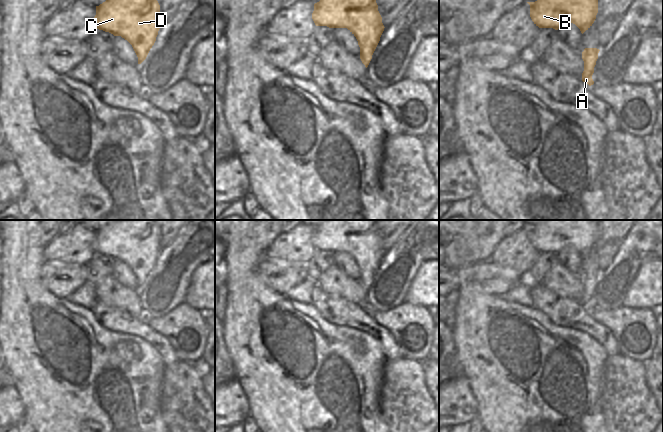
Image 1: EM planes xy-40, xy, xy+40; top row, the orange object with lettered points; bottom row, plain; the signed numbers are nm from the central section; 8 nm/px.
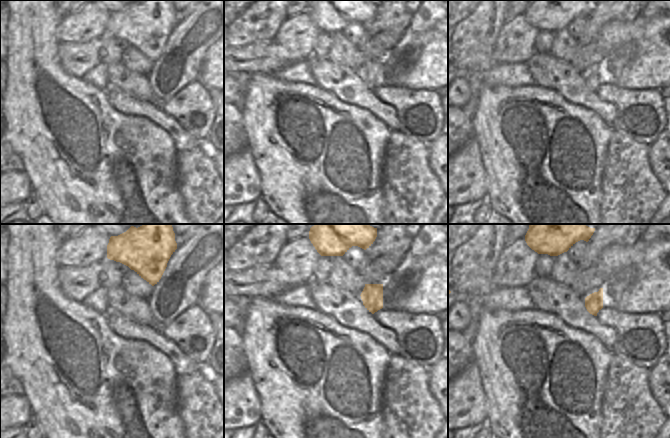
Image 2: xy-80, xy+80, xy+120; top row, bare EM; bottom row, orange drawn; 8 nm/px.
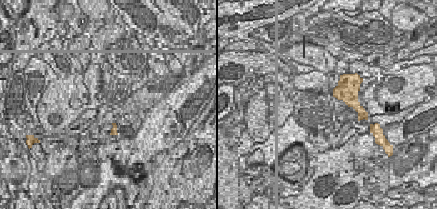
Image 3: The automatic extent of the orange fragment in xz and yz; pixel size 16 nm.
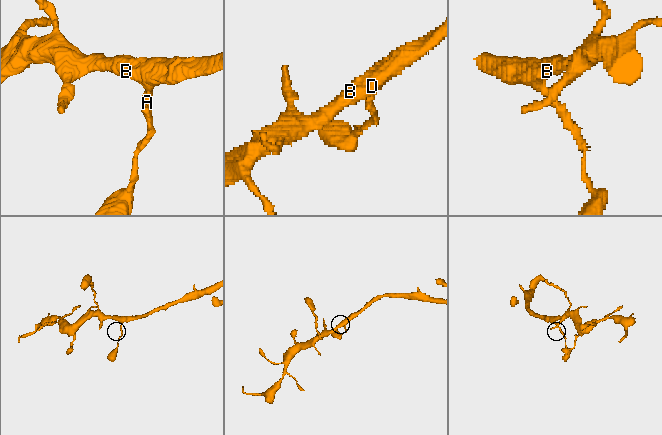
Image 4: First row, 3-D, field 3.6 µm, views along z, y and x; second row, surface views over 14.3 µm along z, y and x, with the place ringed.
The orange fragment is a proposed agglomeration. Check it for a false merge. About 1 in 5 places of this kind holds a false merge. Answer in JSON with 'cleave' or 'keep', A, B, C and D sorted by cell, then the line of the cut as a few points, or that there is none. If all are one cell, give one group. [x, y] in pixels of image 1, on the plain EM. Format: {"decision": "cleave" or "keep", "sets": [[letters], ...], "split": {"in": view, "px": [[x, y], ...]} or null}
{"decision": "keep", "sets": [["A", "B", "C", "D"]], "split": null}

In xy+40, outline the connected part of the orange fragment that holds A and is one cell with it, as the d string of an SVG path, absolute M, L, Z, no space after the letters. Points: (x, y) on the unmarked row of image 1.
M585 272L582 276L582 283L584 285L584 295L582 297L582 305L589 310L594 308L592 299L594 297L594 291L598 283L599 273L597 272Z

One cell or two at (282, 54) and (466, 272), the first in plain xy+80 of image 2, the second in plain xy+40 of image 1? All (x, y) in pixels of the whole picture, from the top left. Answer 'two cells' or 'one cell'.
one cell

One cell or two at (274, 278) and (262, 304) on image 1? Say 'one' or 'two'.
two

